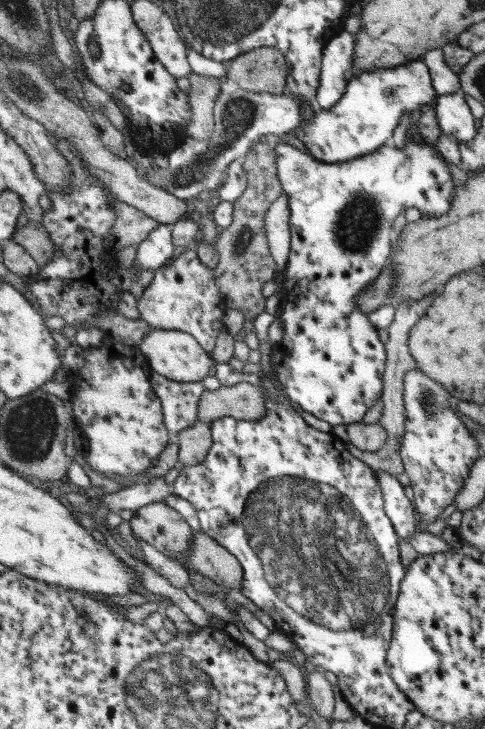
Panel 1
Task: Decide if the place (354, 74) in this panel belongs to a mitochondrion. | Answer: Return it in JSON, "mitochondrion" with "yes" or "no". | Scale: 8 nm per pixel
{"mitochondrion":"no"}

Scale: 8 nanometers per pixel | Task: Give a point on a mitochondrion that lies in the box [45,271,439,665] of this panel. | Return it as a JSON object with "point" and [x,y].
{"point":[318,557]}

